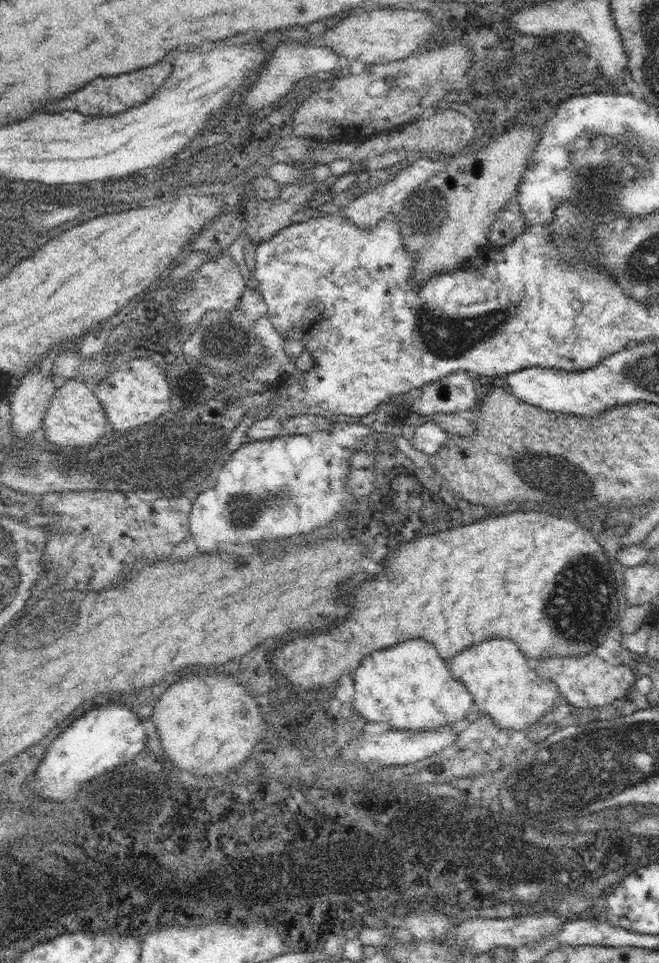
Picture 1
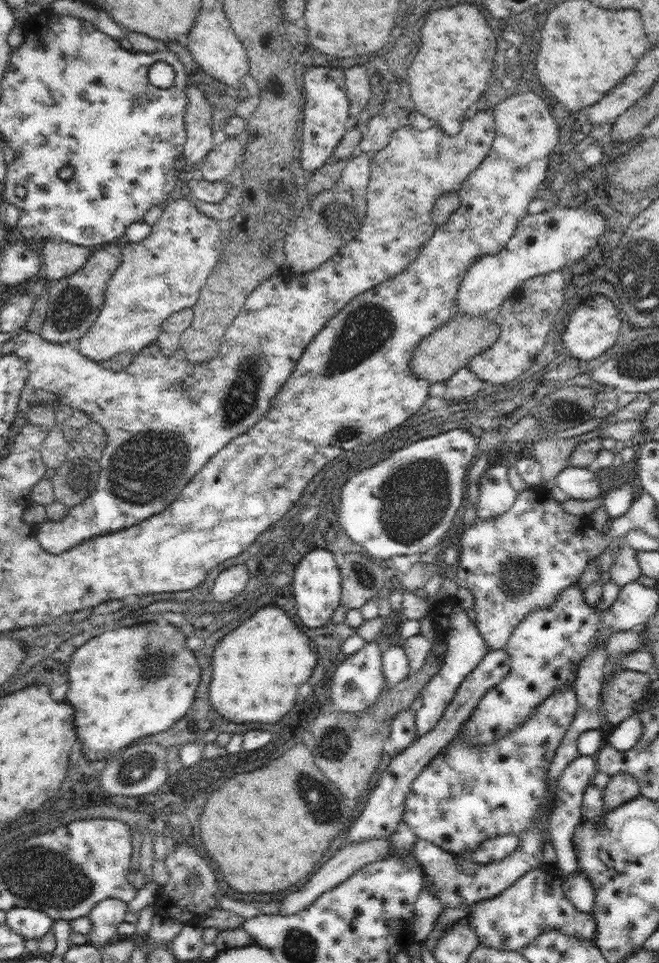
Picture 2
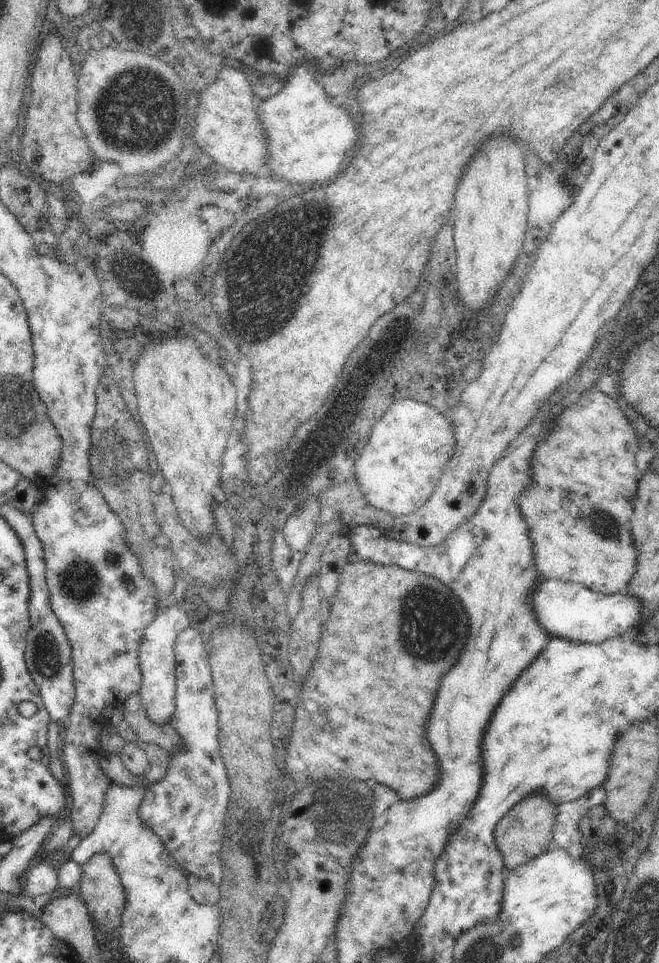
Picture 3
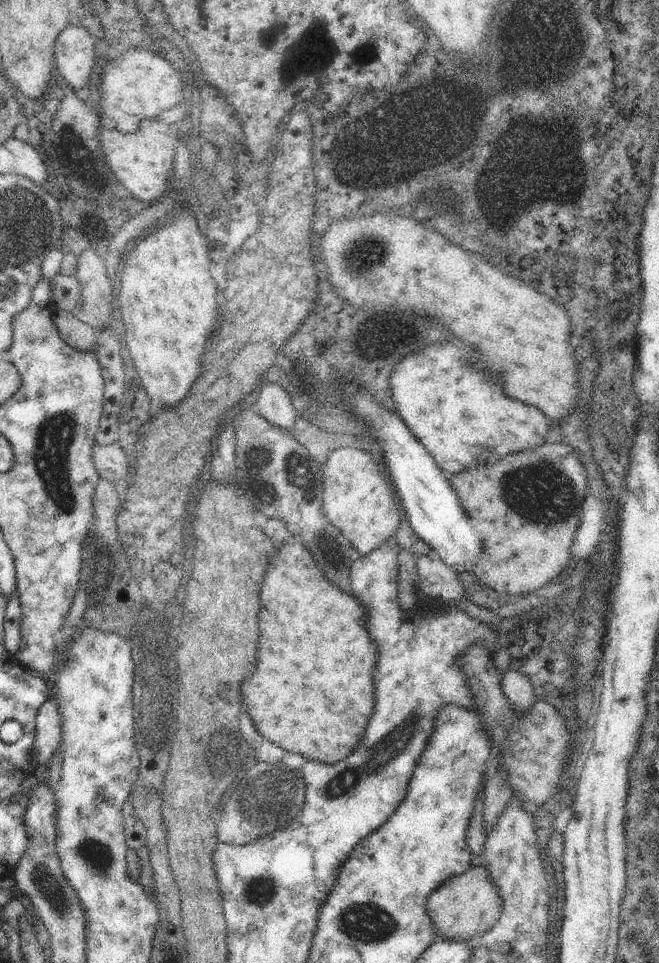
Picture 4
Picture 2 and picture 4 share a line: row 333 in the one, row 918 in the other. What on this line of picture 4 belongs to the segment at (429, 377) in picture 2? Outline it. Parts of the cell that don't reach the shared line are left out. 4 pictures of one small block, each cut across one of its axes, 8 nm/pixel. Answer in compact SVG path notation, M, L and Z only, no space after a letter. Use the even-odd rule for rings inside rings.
M479 864L472 865L462 875L451 877L445 885L438 888L428 898L427 912L432 918L437 936L443 935L440 938L475 941L481 934L494 927L501 918L504 906L498 890L489 880L489 871L485 864Z

